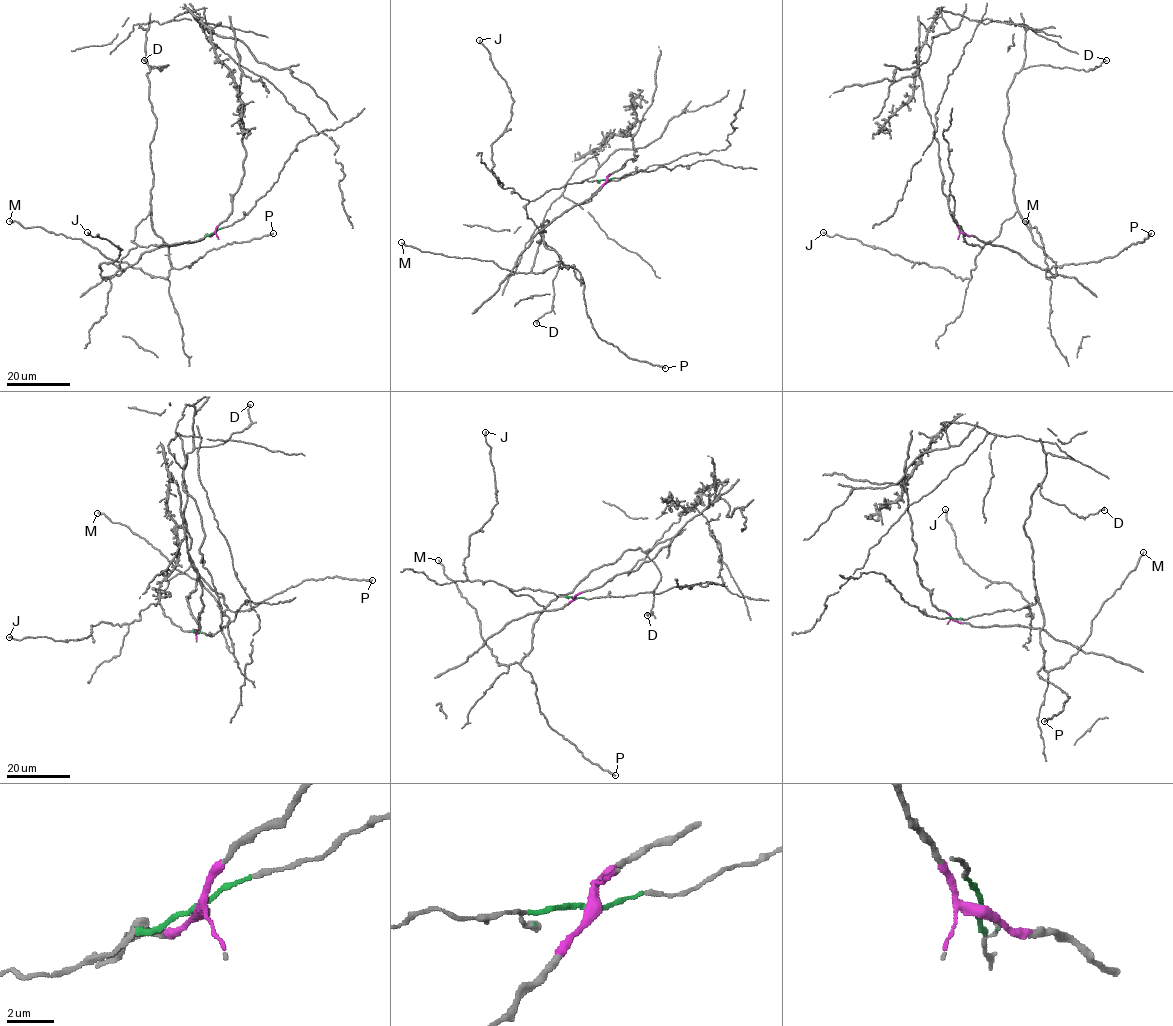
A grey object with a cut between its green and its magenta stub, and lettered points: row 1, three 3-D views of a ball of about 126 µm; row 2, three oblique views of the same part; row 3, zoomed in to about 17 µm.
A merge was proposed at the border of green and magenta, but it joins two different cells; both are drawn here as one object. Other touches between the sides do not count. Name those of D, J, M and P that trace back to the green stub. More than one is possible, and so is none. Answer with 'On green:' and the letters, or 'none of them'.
On green: D, J, M, P

